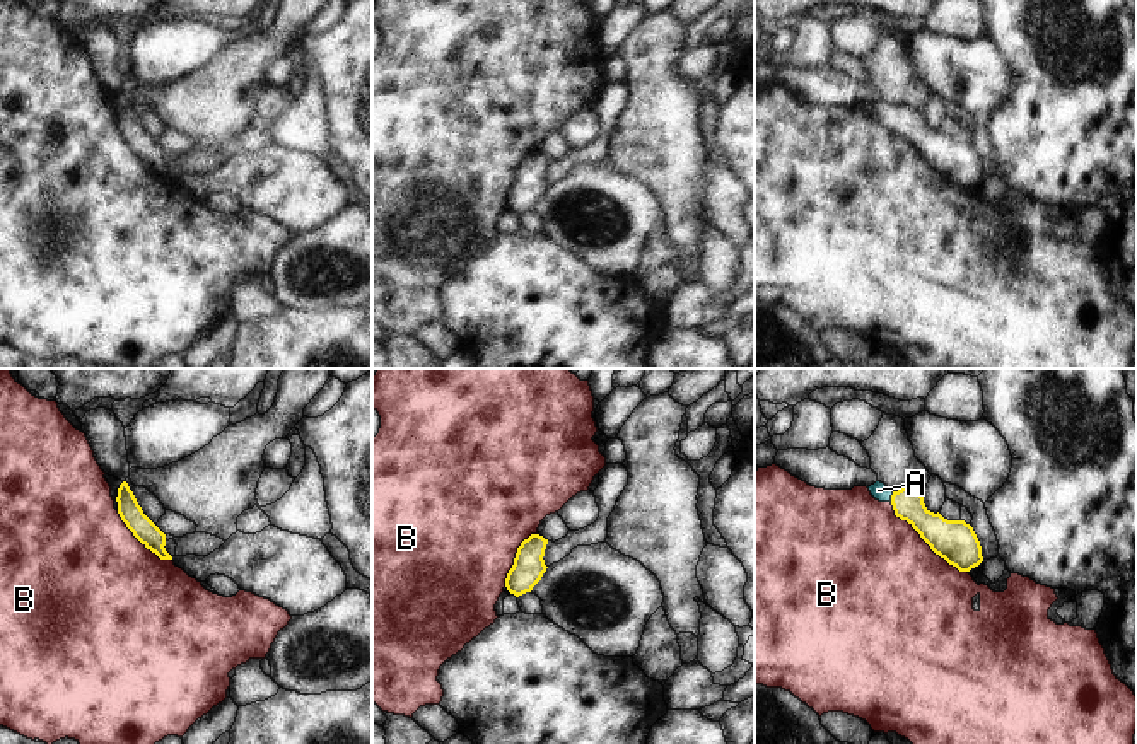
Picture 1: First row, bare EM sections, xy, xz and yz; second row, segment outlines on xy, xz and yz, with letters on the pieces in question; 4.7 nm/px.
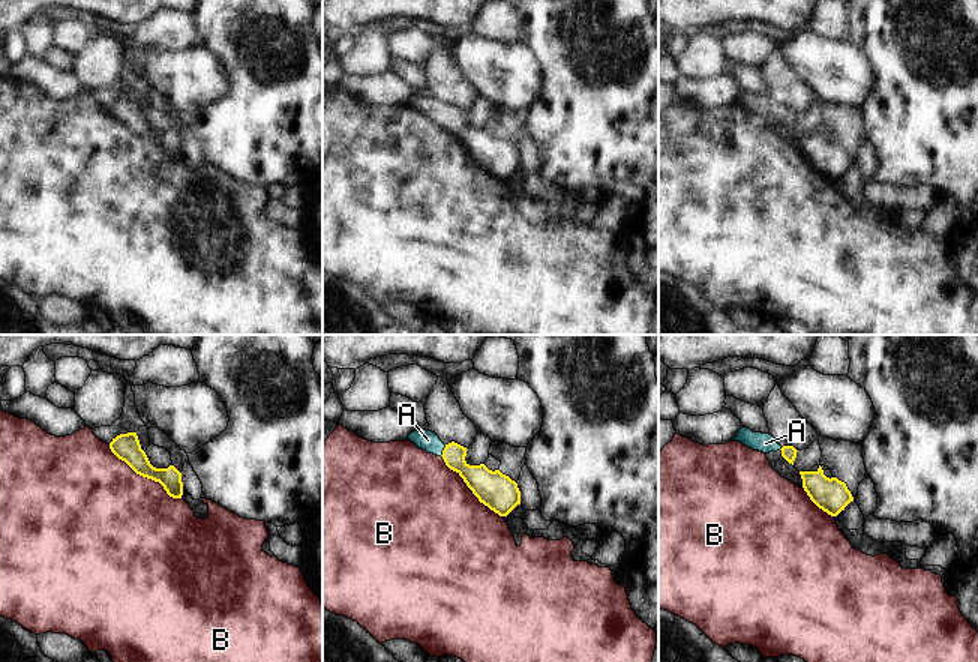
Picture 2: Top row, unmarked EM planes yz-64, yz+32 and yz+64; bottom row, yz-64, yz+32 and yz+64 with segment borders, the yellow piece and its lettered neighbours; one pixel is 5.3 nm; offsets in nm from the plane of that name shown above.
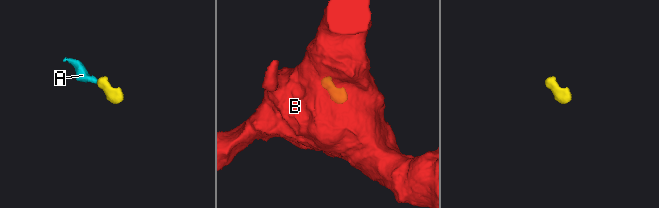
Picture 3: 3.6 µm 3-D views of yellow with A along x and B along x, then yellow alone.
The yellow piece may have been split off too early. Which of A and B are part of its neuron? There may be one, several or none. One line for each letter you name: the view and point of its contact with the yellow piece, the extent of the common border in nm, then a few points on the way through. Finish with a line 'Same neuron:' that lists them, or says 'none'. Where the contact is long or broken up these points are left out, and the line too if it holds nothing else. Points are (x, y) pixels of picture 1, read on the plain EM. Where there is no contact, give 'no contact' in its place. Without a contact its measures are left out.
A: meets yellow in yz at (892, 115); contact 50 nm long; runs through yz (909, 123), (892, 115), (878, 108)
Same neuron: A

